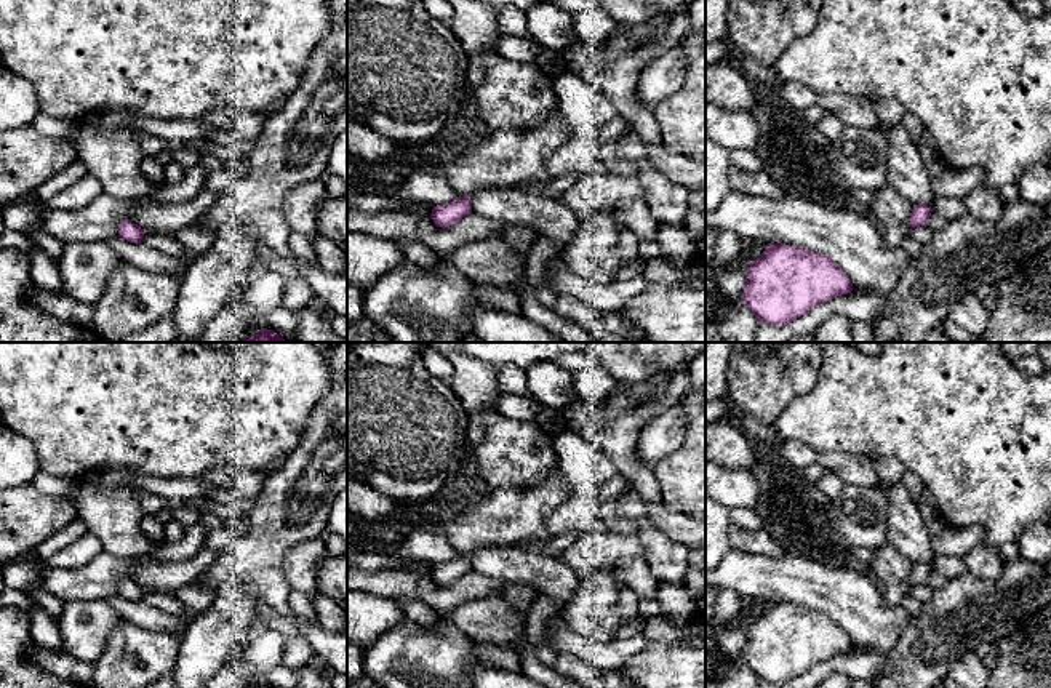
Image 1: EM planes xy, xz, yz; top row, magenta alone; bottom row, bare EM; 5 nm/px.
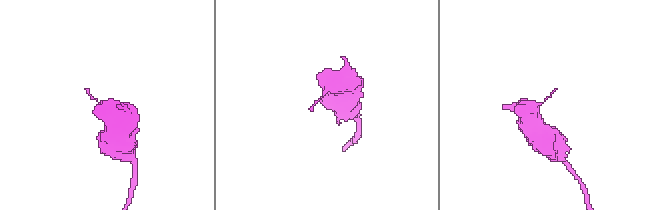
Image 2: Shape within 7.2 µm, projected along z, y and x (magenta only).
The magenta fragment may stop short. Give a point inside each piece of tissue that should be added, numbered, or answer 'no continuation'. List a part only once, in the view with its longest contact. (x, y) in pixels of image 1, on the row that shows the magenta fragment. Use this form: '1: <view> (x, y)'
no continuation

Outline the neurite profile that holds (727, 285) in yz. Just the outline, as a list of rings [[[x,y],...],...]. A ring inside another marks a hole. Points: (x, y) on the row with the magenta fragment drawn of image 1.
[[[745,242],[745,248],[739,259],[728,269],[720,267],[713,258],[707,270],[707,288],[720,302],[741,302],[745,285],[745,270],[749,264],[765,251],[766,245],[768,243],[763,242]]]

